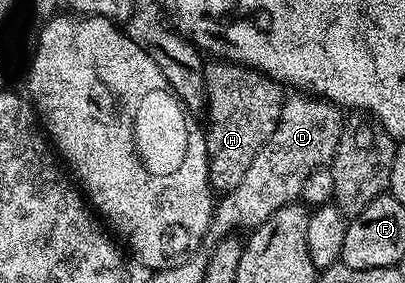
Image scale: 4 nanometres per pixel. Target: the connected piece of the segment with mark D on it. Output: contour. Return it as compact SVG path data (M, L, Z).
M306 94L290 95L283 99L282 117L276 130L272 130L272 138L260 146L240 186L225 193L217 201L212 221L215 237L225 238L238 230L234 228L259 228L276 210L295 203L301 197L304 178L308 178L308 174L329 165L334 159L344 123L343 109Z

